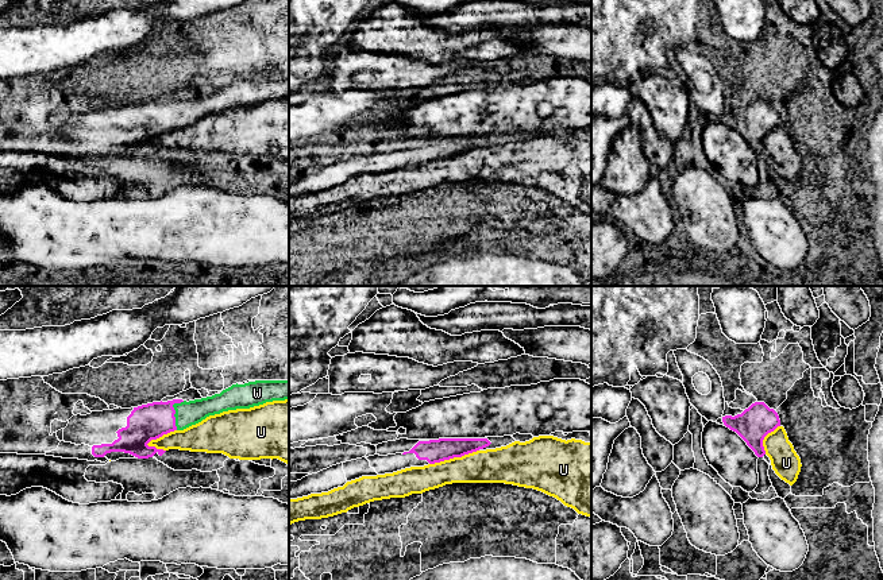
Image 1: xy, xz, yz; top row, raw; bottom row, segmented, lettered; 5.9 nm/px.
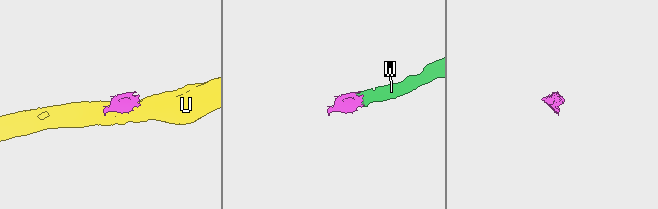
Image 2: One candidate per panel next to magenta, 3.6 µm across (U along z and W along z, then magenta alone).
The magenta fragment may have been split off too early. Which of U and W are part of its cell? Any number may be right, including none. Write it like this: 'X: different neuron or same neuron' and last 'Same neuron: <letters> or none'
U: different neuron
W: same neuron
Same neuron: W

